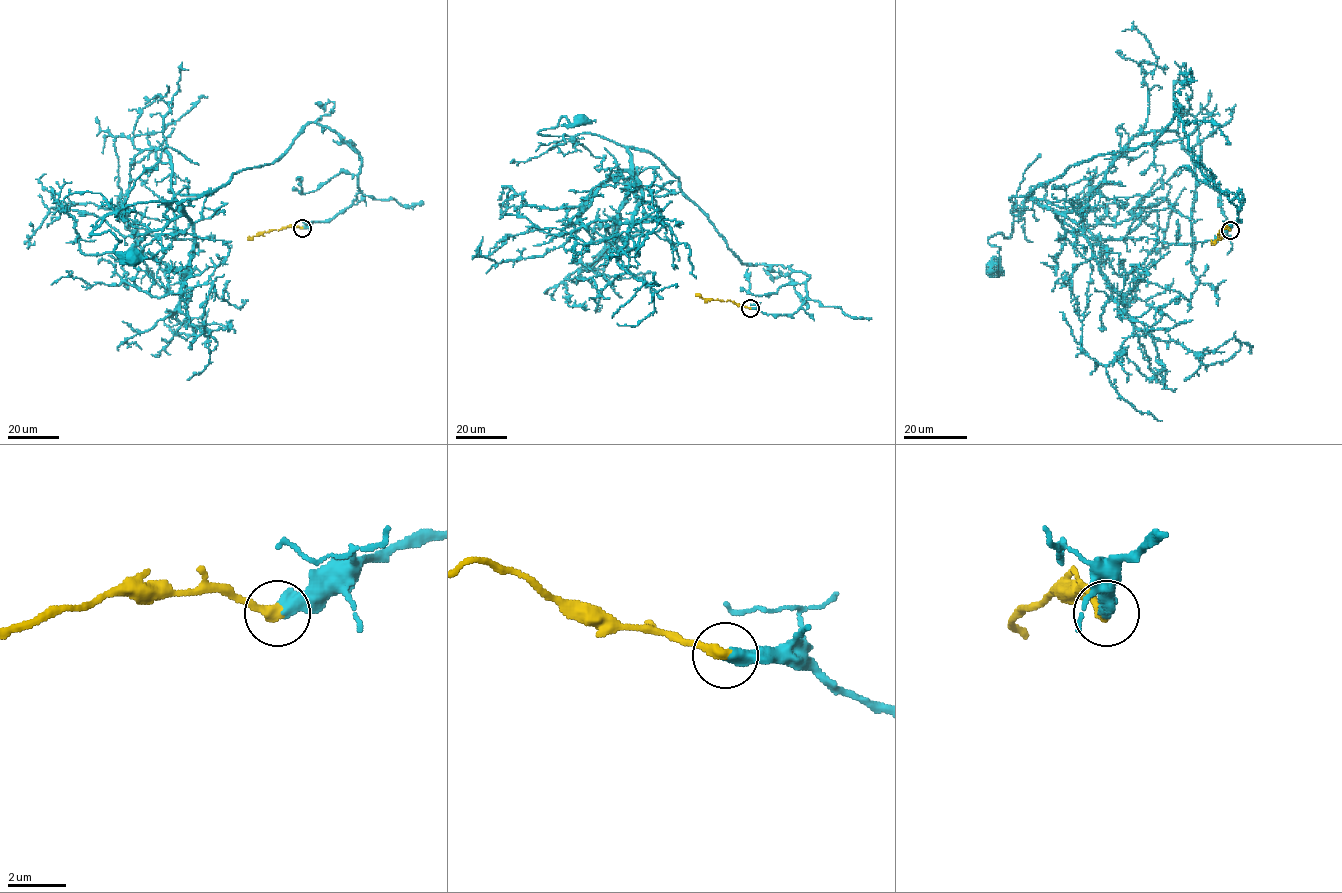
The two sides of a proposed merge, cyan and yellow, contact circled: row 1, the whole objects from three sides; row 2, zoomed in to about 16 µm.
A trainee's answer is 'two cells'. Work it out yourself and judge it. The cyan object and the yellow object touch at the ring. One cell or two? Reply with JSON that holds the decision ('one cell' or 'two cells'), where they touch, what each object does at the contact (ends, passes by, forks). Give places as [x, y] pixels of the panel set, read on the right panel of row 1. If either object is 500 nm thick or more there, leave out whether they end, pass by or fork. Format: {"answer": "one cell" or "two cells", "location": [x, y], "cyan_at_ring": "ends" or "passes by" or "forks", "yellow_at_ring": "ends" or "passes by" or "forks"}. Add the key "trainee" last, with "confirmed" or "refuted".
{"answer": "one cell", "location": [1230, 230], "trainee": "refuted"}

